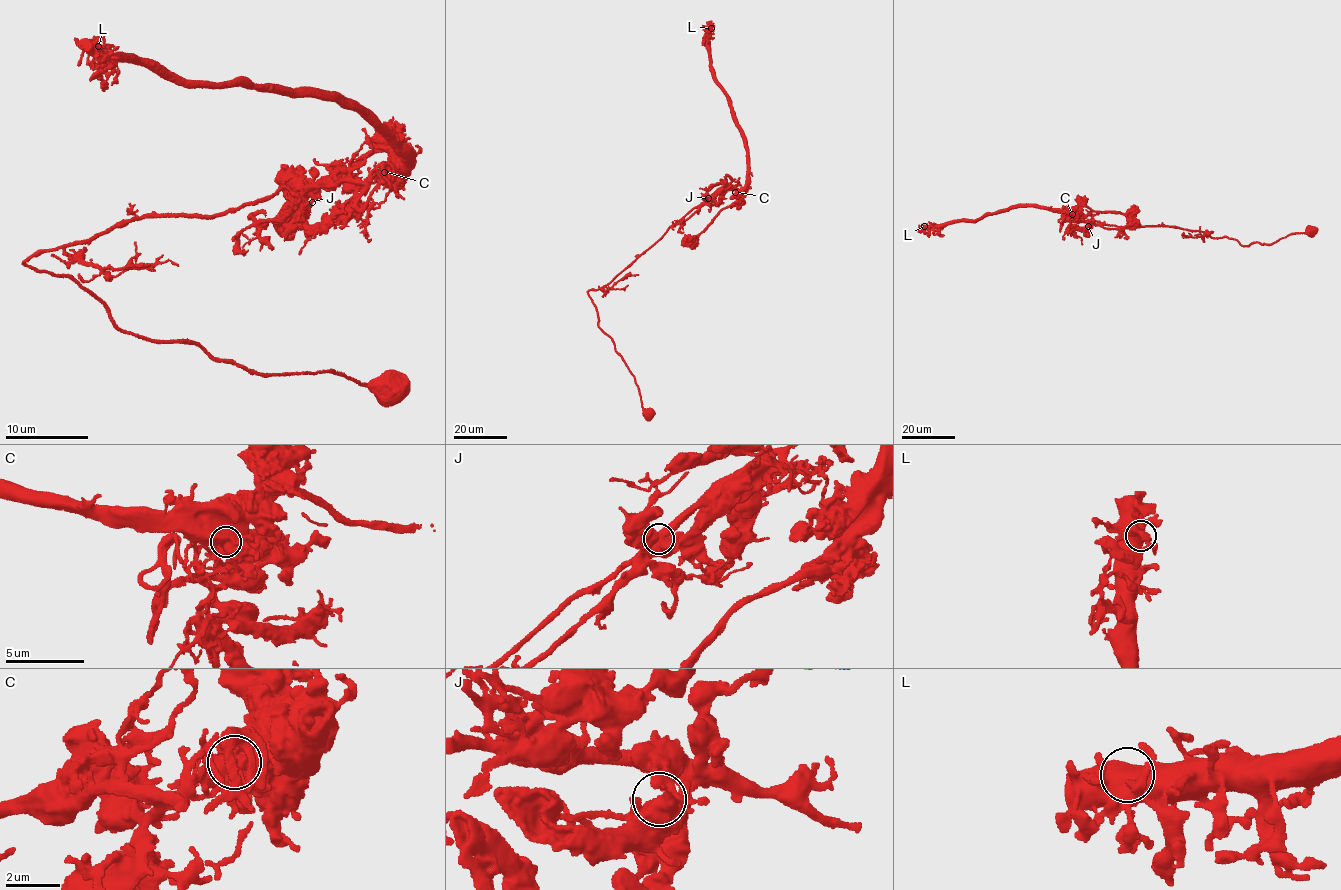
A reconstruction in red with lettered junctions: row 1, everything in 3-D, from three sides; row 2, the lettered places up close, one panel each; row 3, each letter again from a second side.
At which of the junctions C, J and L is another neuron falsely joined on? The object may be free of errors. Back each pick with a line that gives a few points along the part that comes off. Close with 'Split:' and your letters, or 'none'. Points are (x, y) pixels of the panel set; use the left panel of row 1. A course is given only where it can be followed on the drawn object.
C: Course of the part to remove: (385, 171), (209, 218), (137, 217), (24, 263), (153, 340), (251, 372), (407, 392)
Split: C

